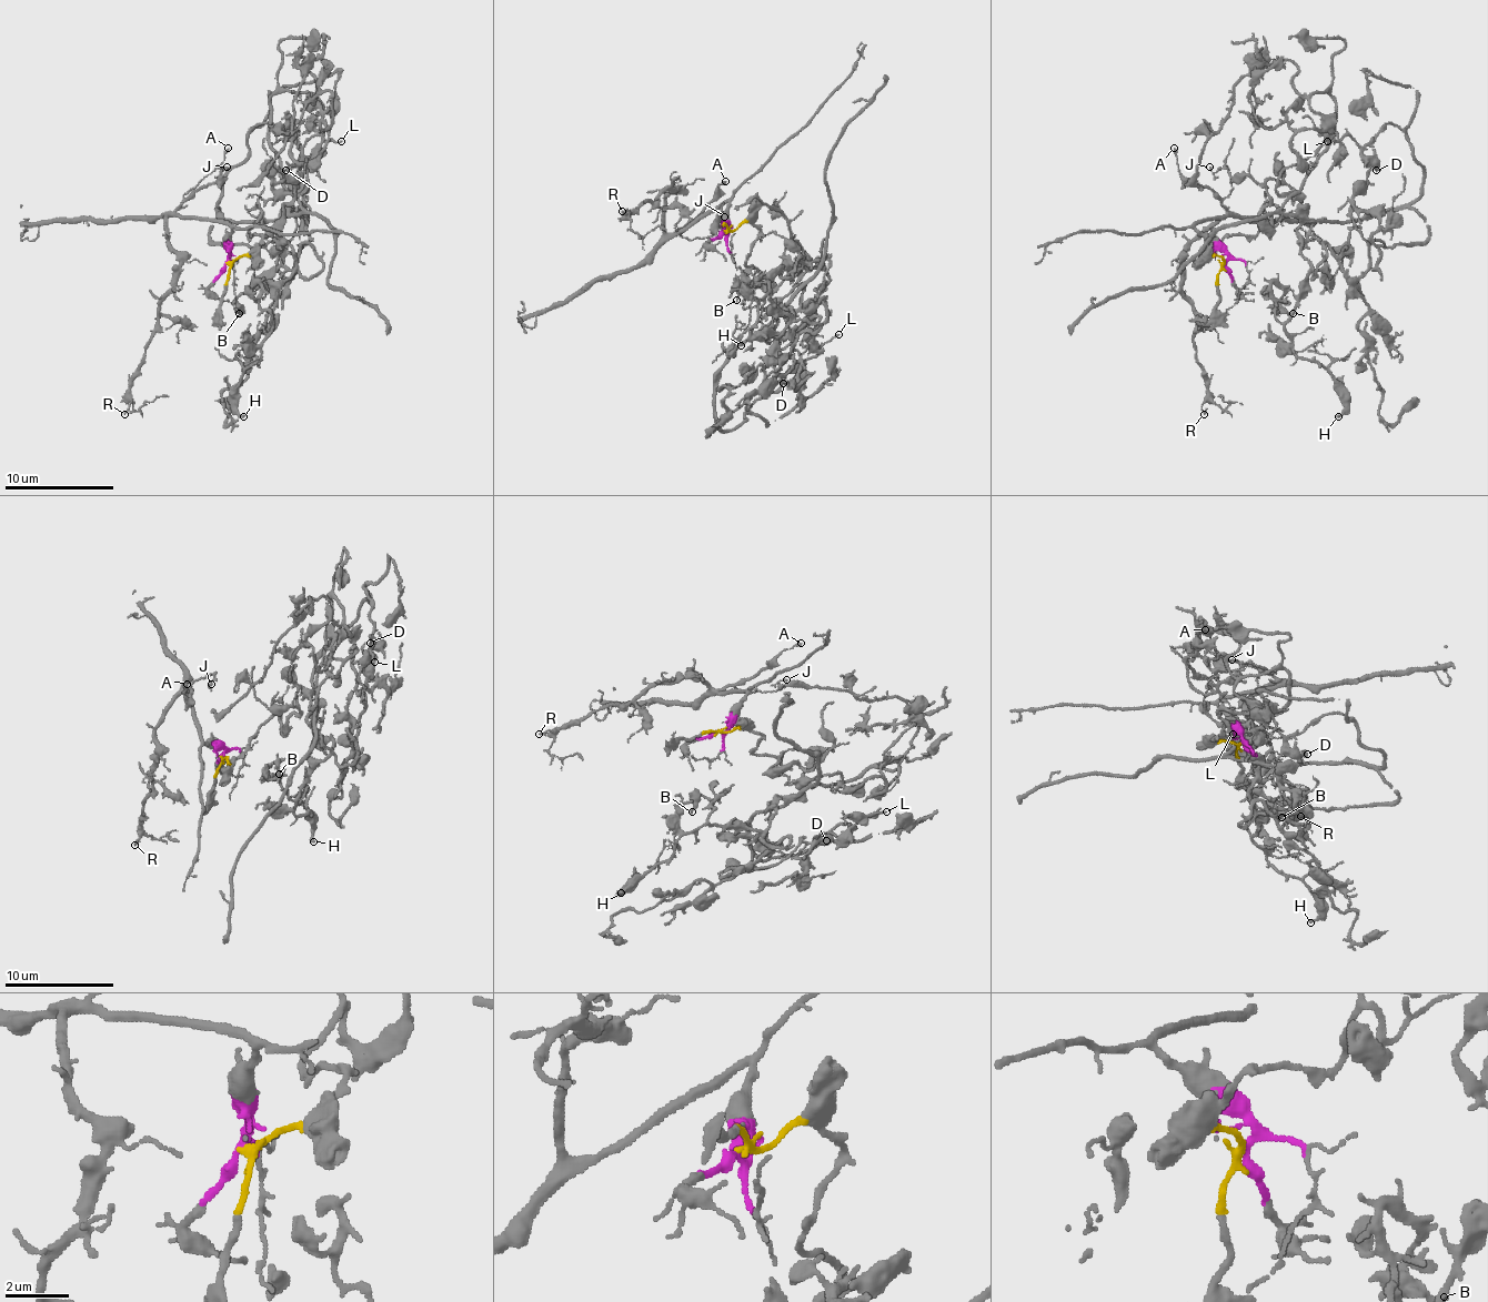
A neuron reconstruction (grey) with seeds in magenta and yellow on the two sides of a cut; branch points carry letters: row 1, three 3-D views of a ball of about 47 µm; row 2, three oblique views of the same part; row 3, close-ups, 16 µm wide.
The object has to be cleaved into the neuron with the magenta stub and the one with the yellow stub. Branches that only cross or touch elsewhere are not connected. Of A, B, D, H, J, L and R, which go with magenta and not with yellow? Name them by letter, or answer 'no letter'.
A, J, R

